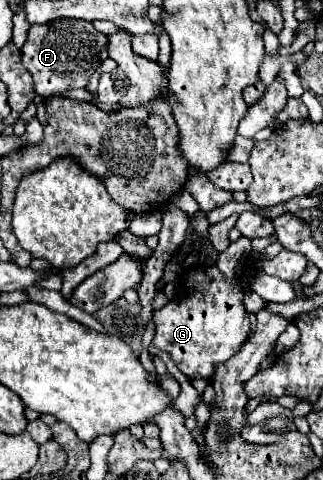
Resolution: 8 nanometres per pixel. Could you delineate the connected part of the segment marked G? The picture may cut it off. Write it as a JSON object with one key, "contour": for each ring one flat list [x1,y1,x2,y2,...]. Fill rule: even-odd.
{"contour":[[187,269,183,279,193,279,189,295,169,301,153,315,155,339,153,347,167,351,179,371,189,379,211,379,217,365,231,359,249,337,249,319,243,307,243,285,229,285,219,269]]}

